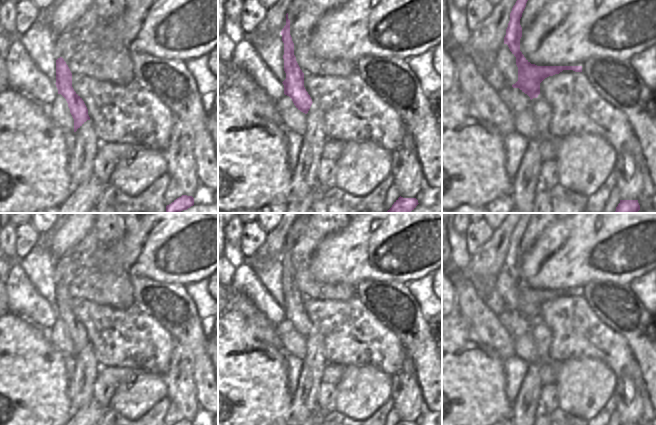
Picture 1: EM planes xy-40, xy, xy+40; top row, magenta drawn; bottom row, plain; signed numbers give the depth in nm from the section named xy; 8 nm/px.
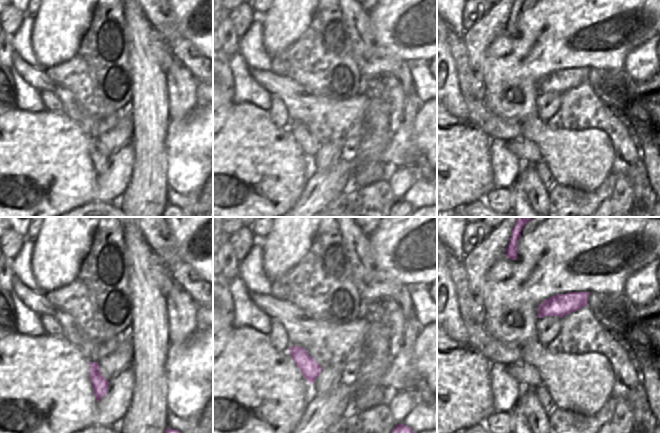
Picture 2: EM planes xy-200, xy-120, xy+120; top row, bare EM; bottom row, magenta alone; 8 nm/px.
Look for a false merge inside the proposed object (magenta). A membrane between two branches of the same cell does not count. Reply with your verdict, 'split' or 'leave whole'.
leave whole

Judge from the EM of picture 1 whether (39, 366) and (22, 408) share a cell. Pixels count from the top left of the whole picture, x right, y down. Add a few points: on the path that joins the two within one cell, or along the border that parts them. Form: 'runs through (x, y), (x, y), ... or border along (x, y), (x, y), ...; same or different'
runs through (29, 376), (23, 382), (23, 398); same

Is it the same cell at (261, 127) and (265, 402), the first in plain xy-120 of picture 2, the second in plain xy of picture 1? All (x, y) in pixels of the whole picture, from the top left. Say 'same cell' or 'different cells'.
same cell

